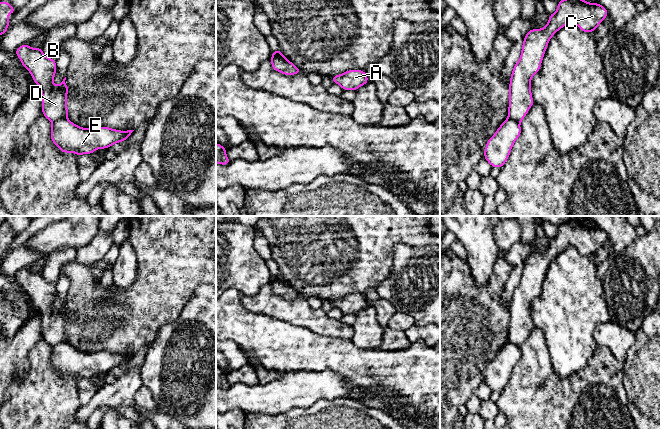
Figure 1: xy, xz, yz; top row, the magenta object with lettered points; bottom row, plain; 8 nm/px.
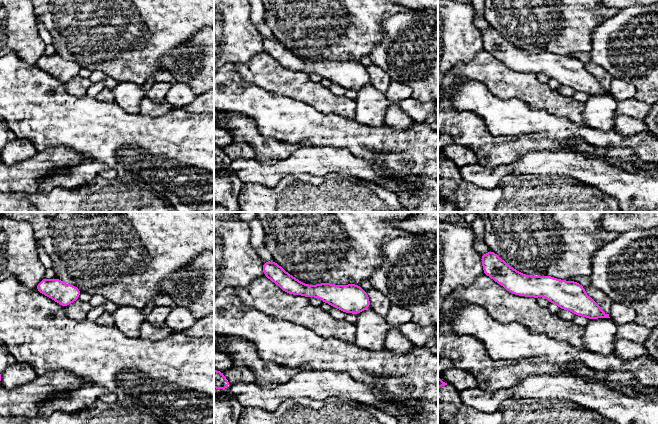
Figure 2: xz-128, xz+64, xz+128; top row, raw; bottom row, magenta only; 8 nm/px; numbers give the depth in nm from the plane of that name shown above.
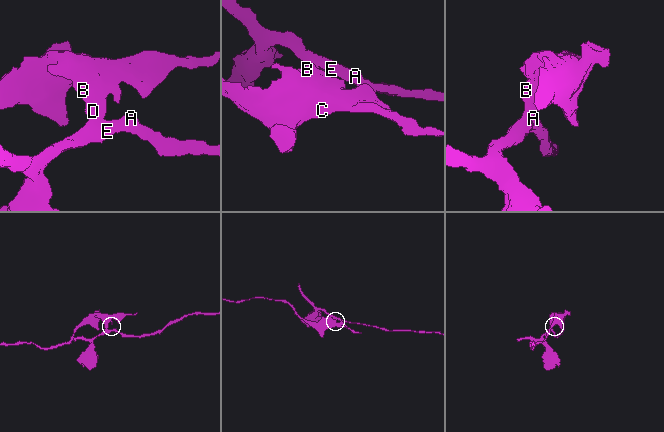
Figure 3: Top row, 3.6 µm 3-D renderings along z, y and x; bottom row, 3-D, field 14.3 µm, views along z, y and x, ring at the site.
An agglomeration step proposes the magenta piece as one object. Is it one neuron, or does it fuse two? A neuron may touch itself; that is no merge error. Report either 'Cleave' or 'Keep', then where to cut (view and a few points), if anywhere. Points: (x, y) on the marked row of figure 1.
Cleave. Split along xz (272, 55), (289, 62)

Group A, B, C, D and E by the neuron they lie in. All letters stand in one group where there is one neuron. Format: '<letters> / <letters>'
A E / B C D

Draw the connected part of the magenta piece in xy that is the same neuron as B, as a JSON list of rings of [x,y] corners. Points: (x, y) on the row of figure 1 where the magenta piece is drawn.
[[[28,44],[18,47],[15,55],[41,89],[43,115],[52,122],[67,119],[66,101],[69,88],[65,83],[66,77],[57,87],[54,86],[56,60],[48,58],[41,48],[31,48]]]

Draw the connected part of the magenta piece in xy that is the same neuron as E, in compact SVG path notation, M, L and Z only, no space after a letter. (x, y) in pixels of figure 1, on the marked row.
M61 119L52 122L51 140L61 152L73 152L80 156L92 154L96 149L105 149L113 144L125 141L134 130L120 131L109 127L82 128L68 119Z

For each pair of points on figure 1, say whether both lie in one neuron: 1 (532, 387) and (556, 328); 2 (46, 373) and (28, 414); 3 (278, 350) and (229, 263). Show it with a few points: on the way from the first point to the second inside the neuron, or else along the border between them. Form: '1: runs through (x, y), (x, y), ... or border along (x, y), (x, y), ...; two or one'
1: border along (538, 327), (543, 332), (551, 367), (555, 371); two
2: runs through (43, 383), (43, 399), (38, 404); one
3: border along (226, 289), (236, 288), (241, 293); two

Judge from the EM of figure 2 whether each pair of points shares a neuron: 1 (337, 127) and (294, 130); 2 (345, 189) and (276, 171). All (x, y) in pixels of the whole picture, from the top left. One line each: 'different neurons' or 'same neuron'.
1: same neuron
2: different neurons

